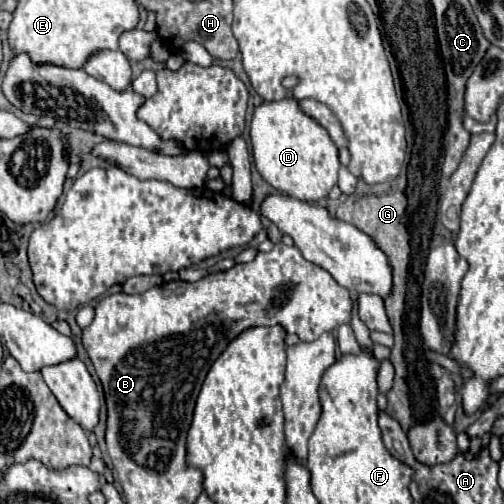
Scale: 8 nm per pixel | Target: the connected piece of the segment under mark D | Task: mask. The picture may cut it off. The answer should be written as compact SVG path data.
M293 96L263 102L255 108L251 122L251 146L259 174L273 188L289 194L291 198L309 202L321 200L337 184L337 170L341 166L337 146L329 138L329 132L323 126L317 126Z

